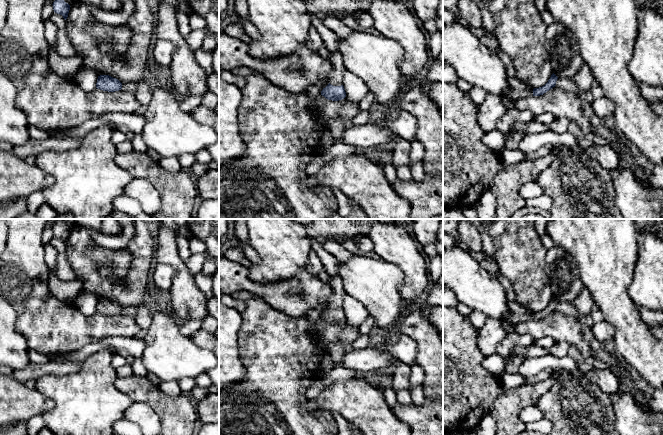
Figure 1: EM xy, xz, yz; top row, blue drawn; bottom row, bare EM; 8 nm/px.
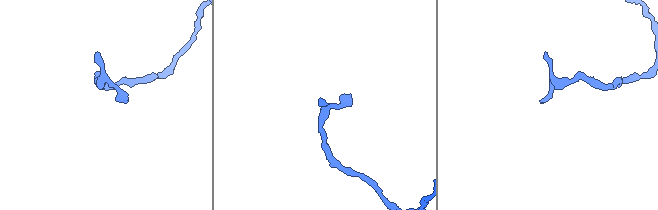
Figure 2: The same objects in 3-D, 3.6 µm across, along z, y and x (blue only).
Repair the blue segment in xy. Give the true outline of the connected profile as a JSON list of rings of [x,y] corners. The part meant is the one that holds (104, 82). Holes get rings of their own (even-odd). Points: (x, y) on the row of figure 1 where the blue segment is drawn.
[[[100,75],[97,79],[96,88],[103,91],[115,92],[122,89],[122,83],[109,75]]]

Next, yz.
[[[553,73],[548,82],[542,87],[534,88],[532,91],[520,91],[510,88],[509,93],[513,96],[514,101],[531,95],[540,96],[555,87],[557,79],[558,77]]]

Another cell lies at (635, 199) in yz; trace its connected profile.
[[[627,168],[614,172],[615,205],[623,219],[663,219],[663,189],[641,181]]]

